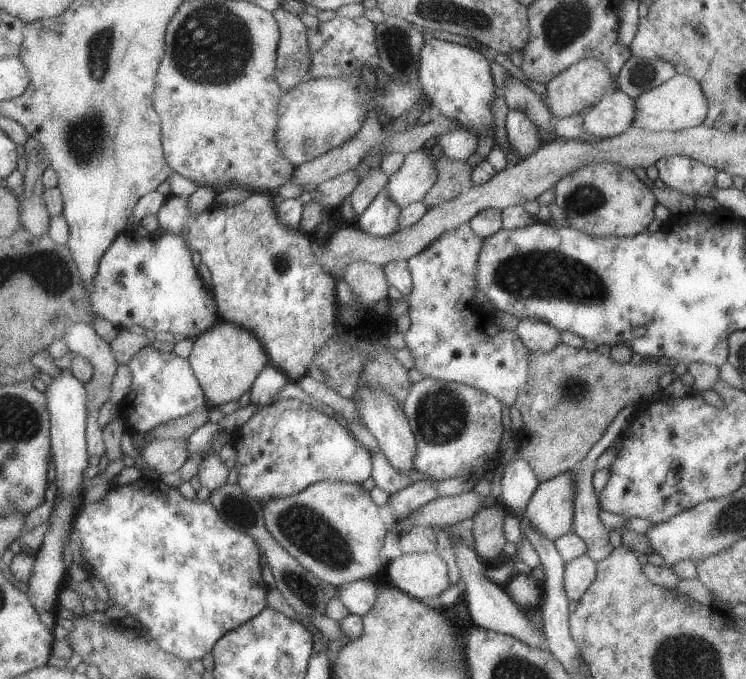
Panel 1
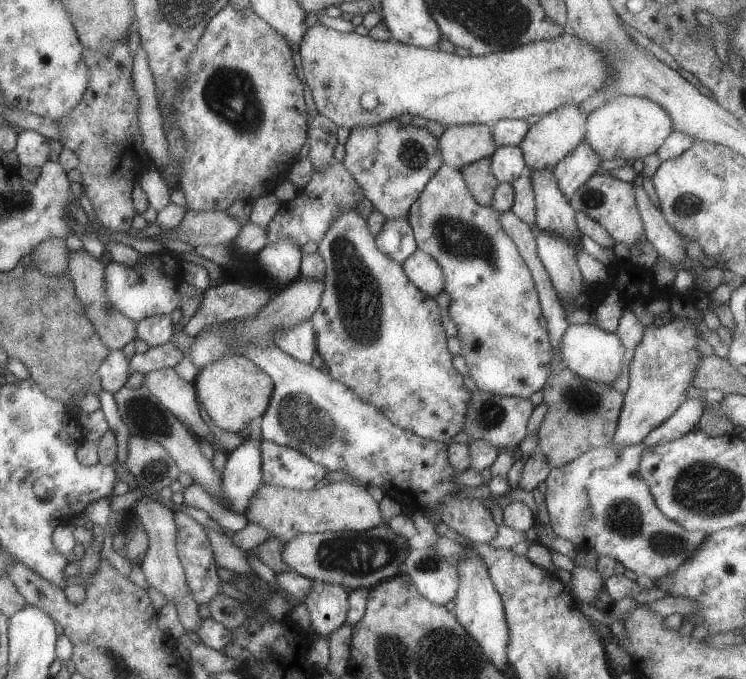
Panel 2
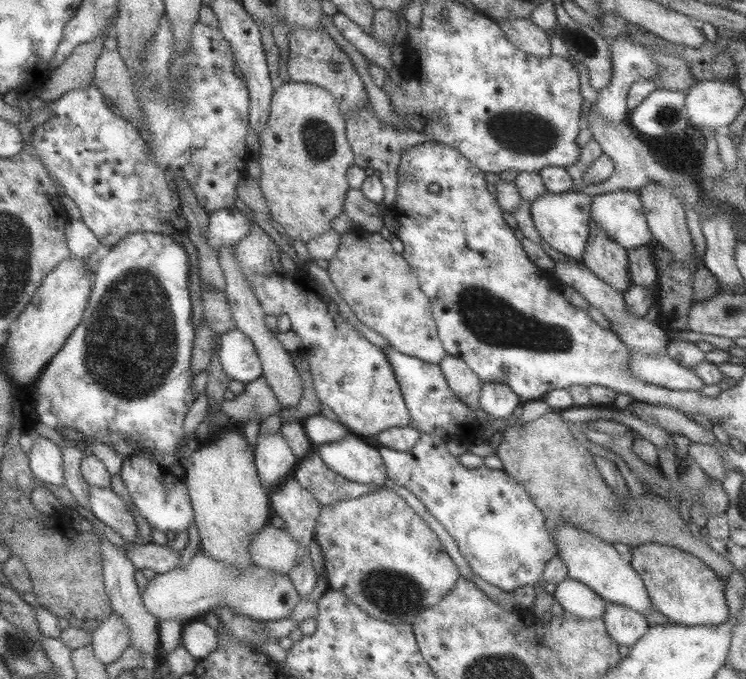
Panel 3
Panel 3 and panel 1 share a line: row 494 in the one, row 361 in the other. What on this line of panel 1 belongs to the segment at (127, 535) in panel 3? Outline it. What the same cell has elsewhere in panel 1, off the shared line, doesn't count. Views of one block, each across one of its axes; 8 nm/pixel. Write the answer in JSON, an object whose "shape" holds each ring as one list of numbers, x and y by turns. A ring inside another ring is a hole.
{"shape":[[70,323,62,338,68,348,78,355,87,358,93,364,93,377,90,382,85,383,87,390,87,451,89,456,99,456,103,462,106,461,105,440,103,427,98,423,98,412,108,400,110,400,110,388,116,374,116,368,120,365,114,356,111,344,102,339,94,331,93,325,88,323]]}

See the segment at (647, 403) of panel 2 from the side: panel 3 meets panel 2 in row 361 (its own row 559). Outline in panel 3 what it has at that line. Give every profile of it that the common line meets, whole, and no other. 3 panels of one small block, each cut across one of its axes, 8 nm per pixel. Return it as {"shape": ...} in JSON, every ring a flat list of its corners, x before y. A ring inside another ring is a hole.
{"shape":[[644,543,630,550,631,566,640,574,654,609,680,626,718,626,728,620,725,583,702,560,674,545]]}

